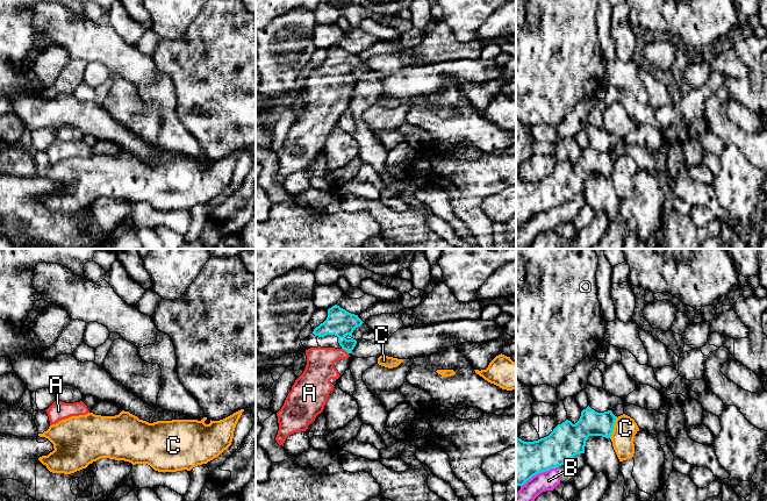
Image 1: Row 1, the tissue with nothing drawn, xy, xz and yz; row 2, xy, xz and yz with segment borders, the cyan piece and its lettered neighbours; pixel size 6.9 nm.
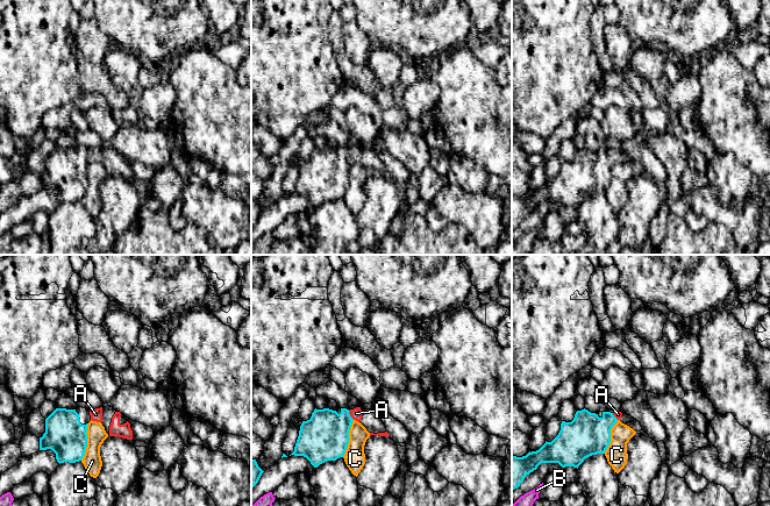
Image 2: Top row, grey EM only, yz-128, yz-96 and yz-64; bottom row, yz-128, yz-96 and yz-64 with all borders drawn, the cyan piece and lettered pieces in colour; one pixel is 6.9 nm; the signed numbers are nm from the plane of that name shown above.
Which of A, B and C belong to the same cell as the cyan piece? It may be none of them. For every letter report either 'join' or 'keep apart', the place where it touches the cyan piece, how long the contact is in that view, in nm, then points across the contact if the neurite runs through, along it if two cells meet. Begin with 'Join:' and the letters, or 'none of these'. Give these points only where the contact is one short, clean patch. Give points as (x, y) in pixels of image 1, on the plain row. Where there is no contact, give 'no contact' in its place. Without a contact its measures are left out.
Join: A
A: join; contact xz (345, 90); length 60 nm; way xz (339, 62), (345, 90), (336, 93), (320, 109)
B: keep apart; contact yz (538, 212); length 300 nm
C: keep apart; contact yz (613, 167); length 160 nm; border yz (617, 157), (610, 178)

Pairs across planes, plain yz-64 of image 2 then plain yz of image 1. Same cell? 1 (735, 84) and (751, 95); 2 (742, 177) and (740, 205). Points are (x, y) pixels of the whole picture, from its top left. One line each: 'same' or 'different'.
1: different
2: same

